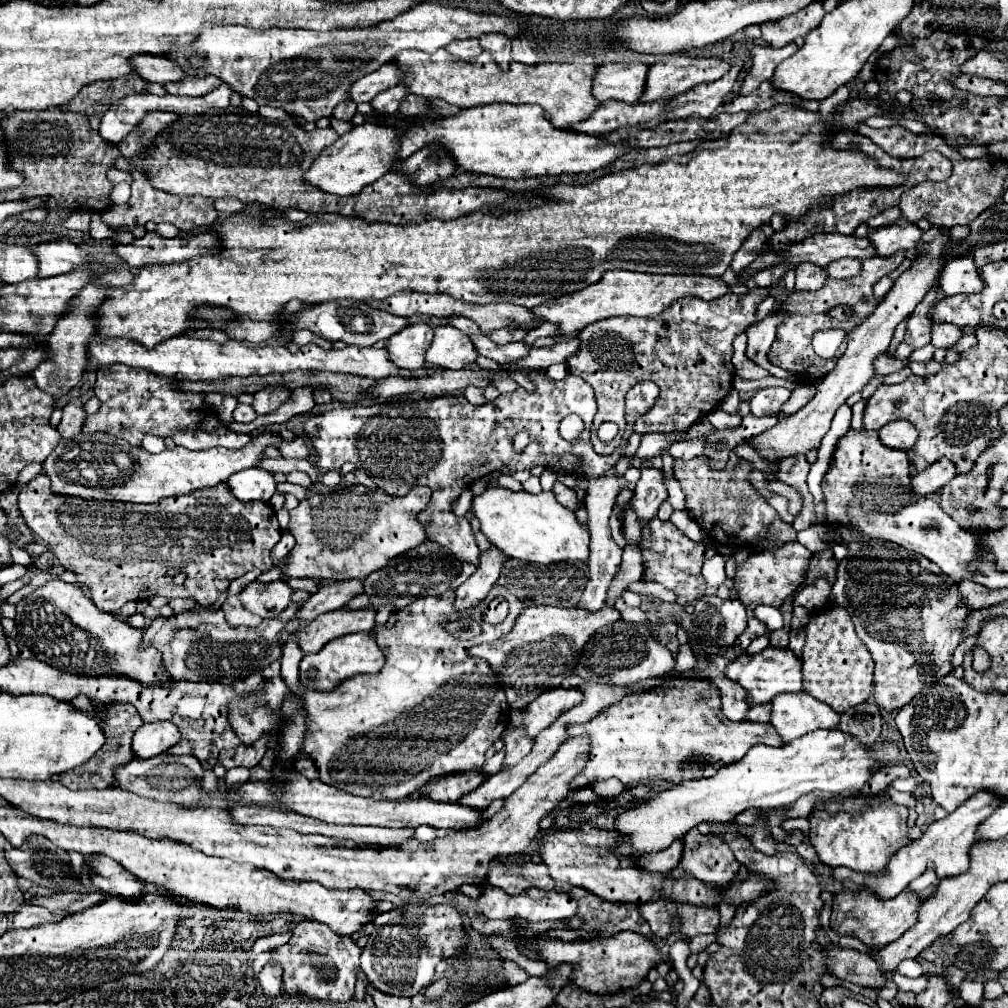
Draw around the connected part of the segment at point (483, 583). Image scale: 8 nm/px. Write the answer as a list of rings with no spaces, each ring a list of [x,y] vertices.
[[[490,547],[490,551],[482,553],[476,573],[456,589],[454,609],[466,611],[466,609],[476,607],[478,603],[482,603],[488,597],[488,591],[492,589],[492,585],[496,583],[504,561],[506,561],[504,553],[496,547]]]

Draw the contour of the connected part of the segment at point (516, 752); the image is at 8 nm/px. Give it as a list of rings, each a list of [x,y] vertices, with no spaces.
[[[516,727],[516,729],[512,731],[512,735],[508,735],[506,741],[504,741],[504,749],[506,749],[504,767],[506,767],[506,769],[508,769],[508,767],[514,767],[520,759],[524,759],[524,757],[530,753],[532,745],[534,745],[534,739],[530,739],[530,737],[522,731],[522,727]]]

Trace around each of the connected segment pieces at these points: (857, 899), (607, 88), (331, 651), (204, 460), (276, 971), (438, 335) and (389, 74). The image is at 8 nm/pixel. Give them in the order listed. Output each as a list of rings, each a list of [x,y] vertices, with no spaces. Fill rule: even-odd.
[[[862,889],[858,893],[842,891],[836,895],[832,905],[832,917],[830,917],[830,929],[834,929],[840,935],[852,935],[860,939],[866,947],[884,947],[892,941],[896,941],[904,931],[908,931],[916,919],[918,919],[918,907],[922,899],[918,899],[912,891],[902,891],[898,897],[890,901],[874,899],[874,895],[868,889]]]
[[[624,63],[600,65],[594,75],[592,95],[594,99],[598,99],[598,103],[610,99],[636,103],[644,91],[646,73],[648,73],[646,65],[624,65]]]
[[[350,633],[350,635],[342,635],[338,639],[332,639],[318,653],[304,655],[300,661],[300,683],[308,689],[330,691],[352,675],[378,673],[382,669],[382,665],[384,665],[384,655],[382,655],[380,647],[376,645],[374,635],[372,633]]]
[[[80,433],[72,439],[60,439],[56,449],[48,455],[44,461],[44,471],[48,465],[48,477],[52,481],[52,491],[56,495],[70,495],[70,497],[80,497],[80,499],[96,499],[96,501],[126,501],[126,503],[156,503],[158,499],[172,497],[174,493],[192,493],[202,487],[212,487],[222,481],[226,481],[232,473],[238,473],[248,467],[256,467],[258,459],[262,459],[262,451],[266,445],[278,447],[282,439],[274,433],[258,435],[250,439],[248,445],[242,449],[224,449],[224,447],[214,447],[214,449],[204,449],[204,451],[190,451],[186,447],[174,447],[174,449],[164,449],[160,455],[152,455],[142,447],[132,447],[126,441],[108,435],[108,433]]]
[[[270,961],[258,973],[258,981],[260,981],[260,985],[262,985],[266,995],[276,997],[280,993],[280,985],[282,985],[282,965],[278,961]]]
[[[442,325],[434,329],[434,339],[426,351],[424,367],[426,369],[462,369],[466,363],[474,363],[478,351],[470,339],[452,325]]]
[[[386,63],[380,69],[376,69],[374,73],[364,75],[362,79],[358,79],[354,85],[350,85],[350,95],[348,99],[354,103],[368,103],[372,101],[378,93],[400,85],[402,79],[402,71],[394,65],[394,63]]]

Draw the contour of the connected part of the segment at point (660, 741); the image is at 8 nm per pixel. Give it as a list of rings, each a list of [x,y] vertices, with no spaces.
[[[676,675],[672,681],[664,681],[650,691],[622,697],[622,701],[604,707],[586,723],[568,725],[568,737],[586,735],[590,743],[586,767],[574,777],[572,789],[582,789],[594,779],[608,777],[620,779],[626,787],[636,785],[640,779],[664,779],[670,783],[702,779],[736,763],[758,743],[782,745],[780,735],[776,735],[770,723],[734,723],[720,711],[720,693],[712,681]]]

